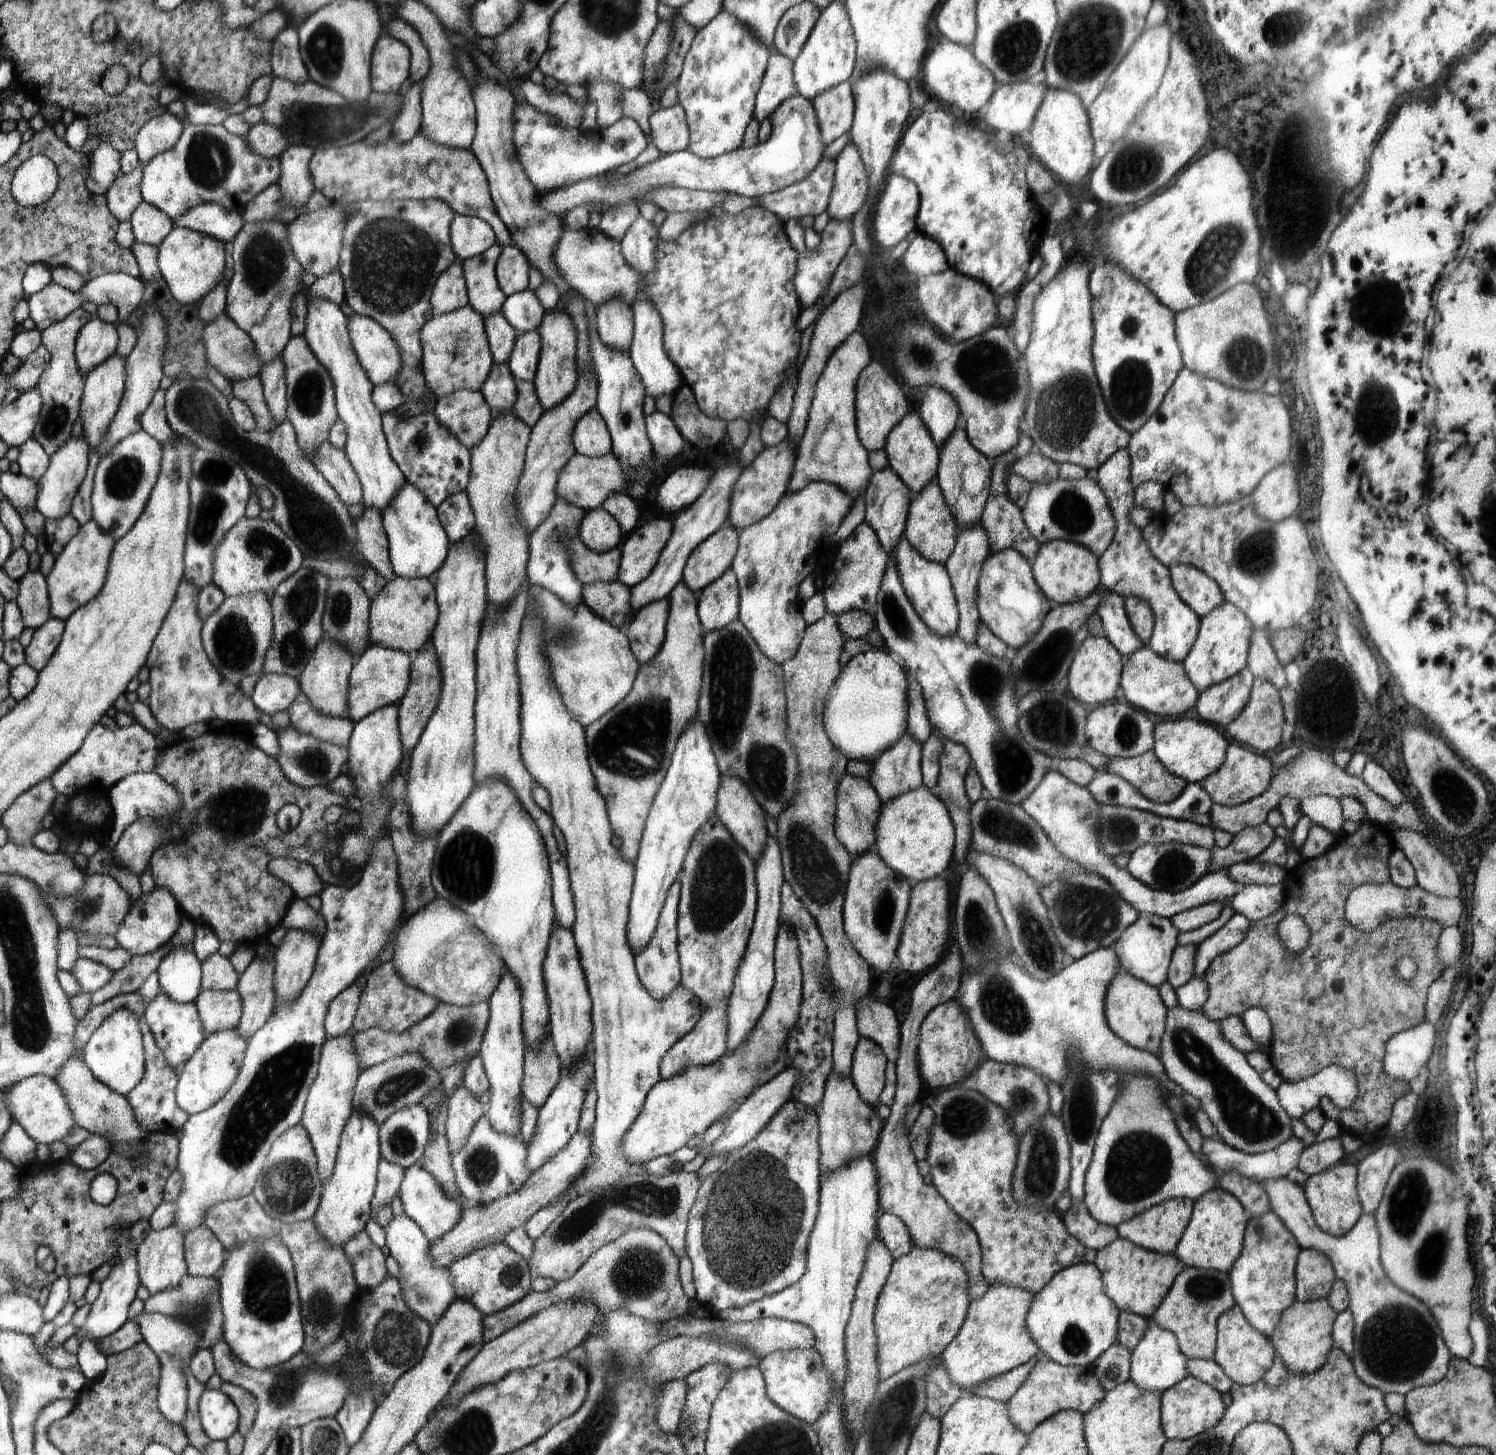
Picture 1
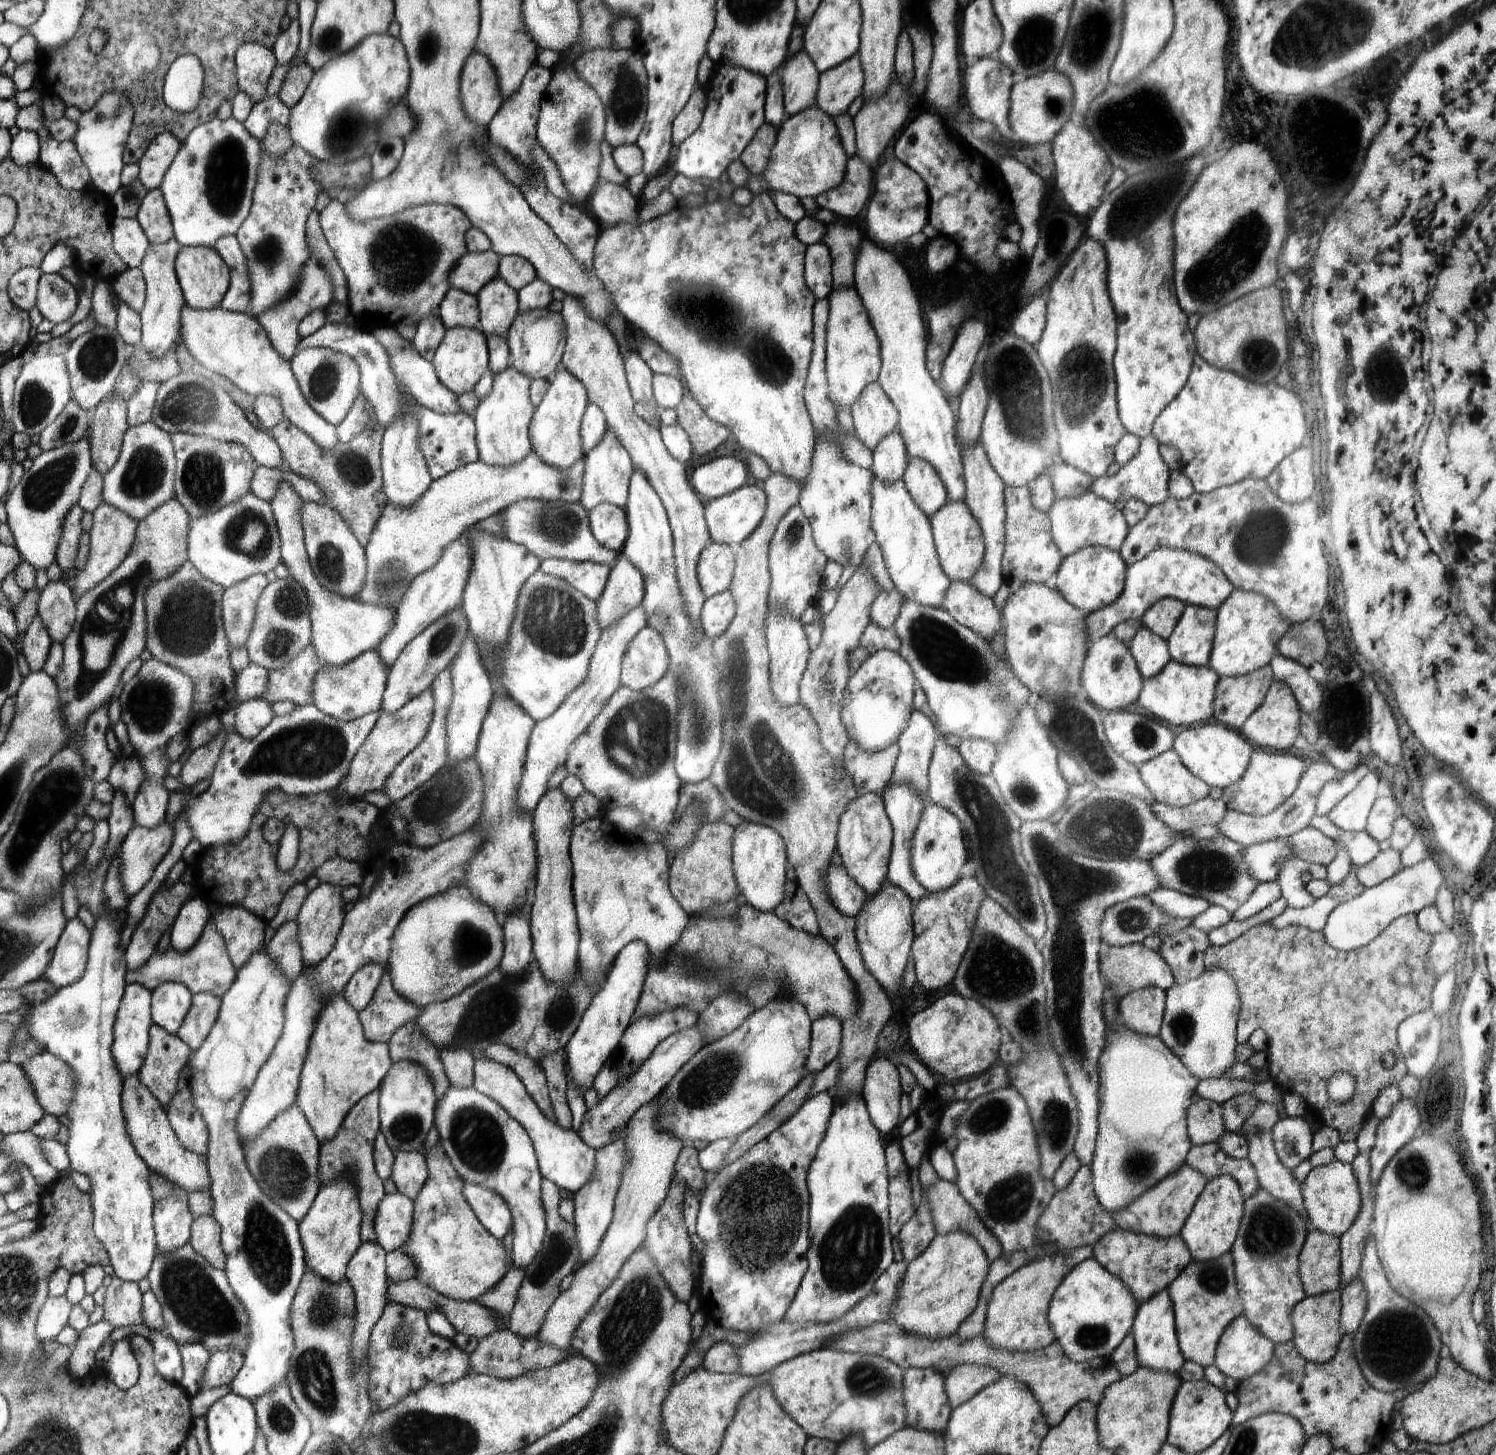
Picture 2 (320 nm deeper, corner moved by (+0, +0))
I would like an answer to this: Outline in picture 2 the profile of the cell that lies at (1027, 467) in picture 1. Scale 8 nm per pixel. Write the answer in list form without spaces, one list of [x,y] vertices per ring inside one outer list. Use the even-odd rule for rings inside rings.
[[[1060,460],[1049,466],[1047,473],[1056,500],[1066,496],[1082,496],[1084,492],[1089,492],[1092,484],[1092,477]]]

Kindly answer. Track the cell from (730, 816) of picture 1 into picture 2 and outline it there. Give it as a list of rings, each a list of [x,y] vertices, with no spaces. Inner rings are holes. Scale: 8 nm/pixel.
[[[745,819],[733,829],[733,873],[741,898],[759,912],[773,913],[785,897],[788,853],[784,850],[782,838],[776,830]]]

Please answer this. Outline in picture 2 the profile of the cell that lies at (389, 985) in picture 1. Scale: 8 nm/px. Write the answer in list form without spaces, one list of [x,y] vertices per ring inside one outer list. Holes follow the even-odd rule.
[[[386,969],[372,1003],[360,1012],[366,1040],[388,1043],[398,1028],[415,1022],[421,1011],[393,988],[392,974]]]

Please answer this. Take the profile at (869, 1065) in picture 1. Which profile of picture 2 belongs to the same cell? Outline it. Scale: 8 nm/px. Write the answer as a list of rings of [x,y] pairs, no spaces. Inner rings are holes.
[[[878,1055],[867,1067],[860,1098],[865,1102],[870,1120],[880,1133],[897,1136],[902,1094],[896,1065],[887,1057]]]

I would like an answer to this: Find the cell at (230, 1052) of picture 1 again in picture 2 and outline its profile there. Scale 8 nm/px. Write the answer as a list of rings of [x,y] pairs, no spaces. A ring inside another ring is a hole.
[[[265,949],[250,956],[242,969],[237,969],[237,979],[234,980],[233,987],[221,997],[217,1023],[212,1031],[208,1032],[202,1047],[192,1054],[186,1076],[186,1082],[194,1098],[194,1108],[200,1112],[202,1120],[205,1120],[209,1128],[208,1152],[205,1156],[212,1180],[209,1195],[213,1208],[210,1214],[221,1226],[221,1244],[226,1258],[224,1272],[233,1292],[245,1308],[245,1315],[249,1317],[248,1350],[244,1352],[240,1371],[227,1391],[252,1402],[258,1396],[264,1396],[272,1388],[280,1386],[282,1380],[286,1380],[289,1375],[290,1356],[294,1352],[290,1312],[293,1310],[293,1300],[308,1267],[298,1221],[286,1214],[266,1196],[265,1192],[262,1192],[261,1186],[257,1184],[256,1178],[248,1168],[240,1136],[236,1134],[236,1118],[242,1110],[242,1102],[249,1096],[250,1088],[256,1083],[261,1068],[269,1061],[285,1029],[285,1005],[286,996],[290,993],[290,984],[290,980],[282,974],[278,964],[266,954]]]

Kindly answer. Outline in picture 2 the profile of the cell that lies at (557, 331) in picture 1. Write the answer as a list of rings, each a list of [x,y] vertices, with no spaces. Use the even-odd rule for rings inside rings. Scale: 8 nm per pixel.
[[[560,367],[551,376],[550,386],[540,405],[536,407],[536,414],[529,428],[533,452],[536,452],[548,464],[558,468],[570,468],[580,456],[583,456],[581,423],[587,407],[589,407],[588,390],[576,377]]]

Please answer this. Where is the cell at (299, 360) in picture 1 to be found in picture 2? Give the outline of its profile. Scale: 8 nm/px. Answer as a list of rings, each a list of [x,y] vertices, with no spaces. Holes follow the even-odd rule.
[[[325,347],[308,348],[298,352],[290,360],[294,377],[300,382],[301,392],[314,412],[324,417],[329,424],[337,427],[346,418],[350,408],[358,400],[360,390],[360,370],[348,354]]]

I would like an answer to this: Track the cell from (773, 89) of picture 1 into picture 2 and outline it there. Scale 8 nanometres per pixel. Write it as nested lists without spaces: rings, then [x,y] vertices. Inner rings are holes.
[[[802,48],[798,54],[789,56],[782,66],[783,106],[786,117],[817,104],[818,70],[814,61]]]

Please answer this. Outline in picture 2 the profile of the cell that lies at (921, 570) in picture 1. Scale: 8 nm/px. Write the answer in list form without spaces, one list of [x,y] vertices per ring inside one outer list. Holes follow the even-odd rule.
[[[874,478],[871,528],[896,590],[904,599],[914,600],[924,606],[940,607],[951,581],[940,567],[929,518],[912,500],[903,480],[884,484]]]

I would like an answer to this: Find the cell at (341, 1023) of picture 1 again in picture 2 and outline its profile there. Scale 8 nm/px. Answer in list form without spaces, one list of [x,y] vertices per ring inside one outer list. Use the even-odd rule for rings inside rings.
[[[376,962],[364,964],[344,988],[344,998],[359,1013],[371,1004],[377,993],[378,984],[381,984],[382,974],[386,966],[380,966]]]

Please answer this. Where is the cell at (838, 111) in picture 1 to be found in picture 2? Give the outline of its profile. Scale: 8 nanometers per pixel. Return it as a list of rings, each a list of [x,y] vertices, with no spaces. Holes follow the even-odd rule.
[[[859,52],[837,67],[822,72],[818,88],[818,107],[834,118],[848,111],[850,104],[862,95],[864,72]]]

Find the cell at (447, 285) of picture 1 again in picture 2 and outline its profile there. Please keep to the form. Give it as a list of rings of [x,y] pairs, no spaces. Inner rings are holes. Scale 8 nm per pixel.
[[[450,289],[448,295],[442,300],[438,313],[445,329],[480,327],[481,314],[478,298],[462,290]]]

